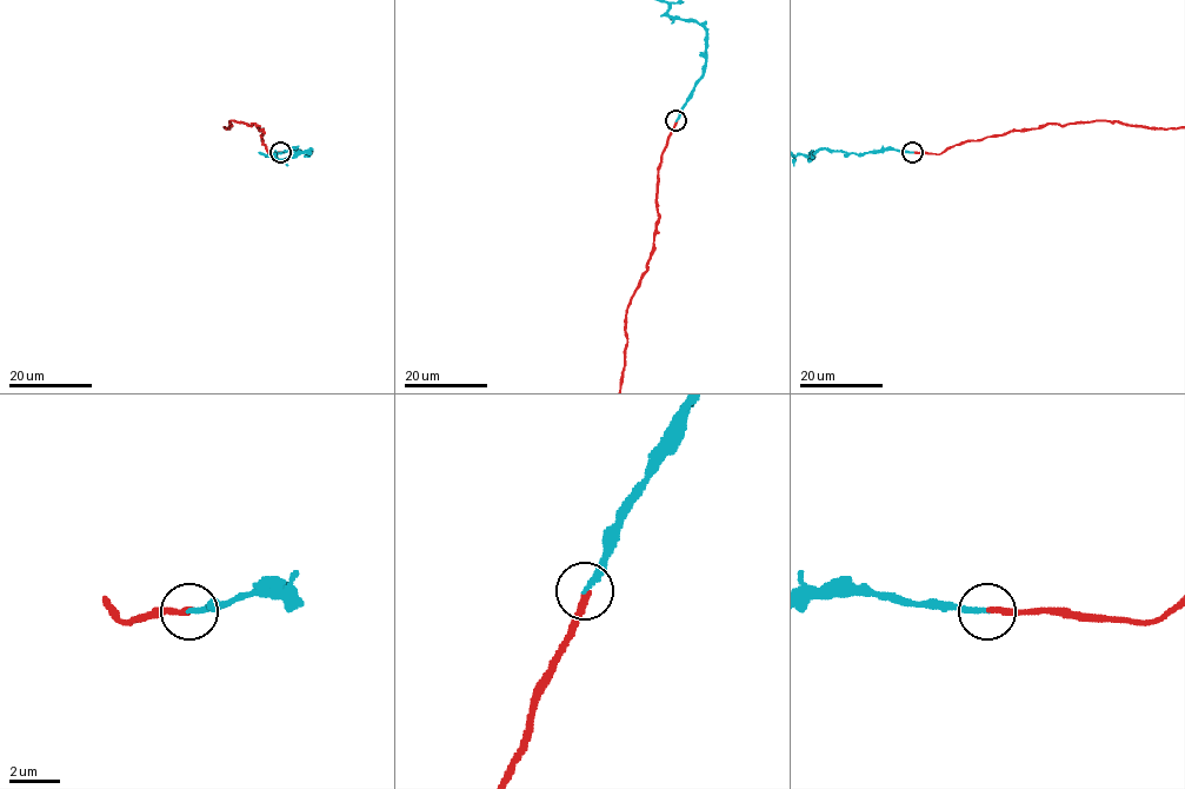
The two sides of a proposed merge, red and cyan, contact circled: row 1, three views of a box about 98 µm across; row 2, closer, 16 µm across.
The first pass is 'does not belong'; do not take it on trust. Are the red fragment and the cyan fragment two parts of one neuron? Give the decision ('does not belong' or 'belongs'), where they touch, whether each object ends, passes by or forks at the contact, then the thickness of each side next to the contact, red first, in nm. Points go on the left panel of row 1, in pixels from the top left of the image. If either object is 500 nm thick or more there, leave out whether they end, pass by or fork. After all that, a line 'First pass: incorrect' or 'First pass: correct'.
belongs | (280, 152) | red ends | cyan ends | 260/200 nm
First pass: incorrect

